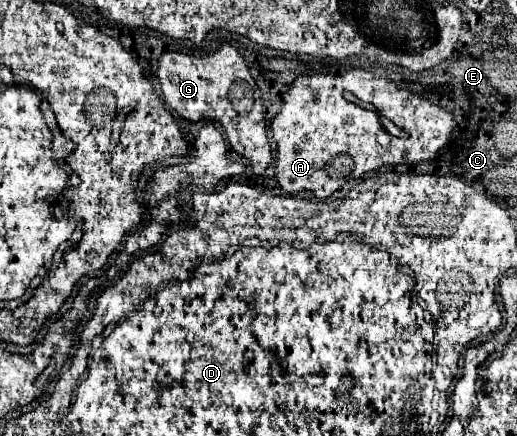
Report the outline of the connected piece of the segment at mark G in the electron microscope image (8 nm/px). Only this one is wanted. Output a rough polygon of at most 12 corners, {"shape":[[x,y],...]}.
{"shape":[[164,52],[164,102],[220,122],[262,174],[270,156],[260,90],[242,54]]}

